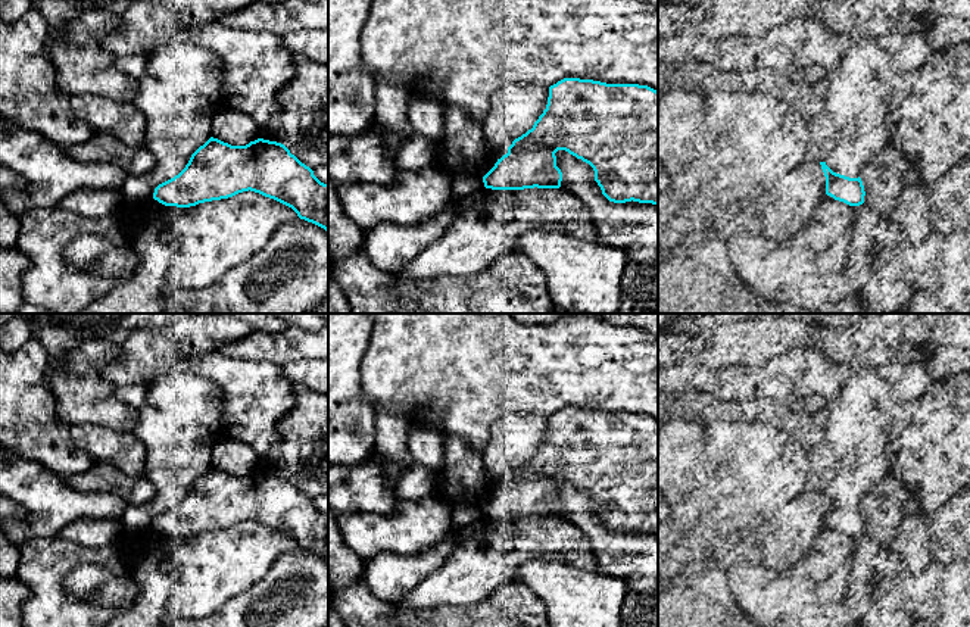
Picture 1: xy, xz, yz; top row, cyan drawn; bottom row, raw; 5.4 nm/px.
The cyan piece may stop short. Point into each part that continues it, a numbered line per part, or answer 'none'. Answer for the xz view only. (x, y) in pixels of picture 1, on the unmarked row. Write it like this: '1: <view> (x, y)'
none

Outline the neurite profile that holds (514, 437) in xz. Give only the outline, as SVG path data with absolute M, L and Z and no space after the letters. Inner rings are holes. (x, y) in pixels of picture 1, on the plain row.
M508 412L490 428L490 440L481 450L484 470L492 480L505 480L528 459L548 434L549 418Z

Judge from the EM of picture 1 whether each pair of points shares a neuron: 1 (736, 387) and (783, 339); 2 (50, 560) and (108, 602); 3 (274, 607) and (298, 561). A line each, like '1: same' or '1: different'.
1: different
2: same
3: same

